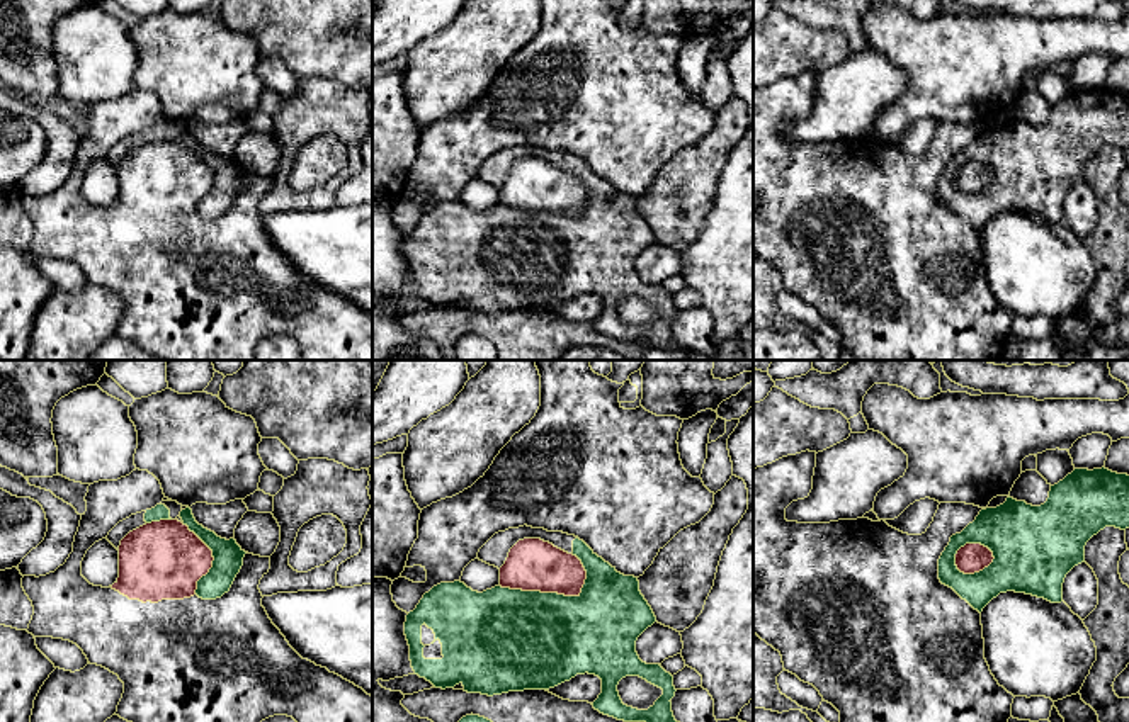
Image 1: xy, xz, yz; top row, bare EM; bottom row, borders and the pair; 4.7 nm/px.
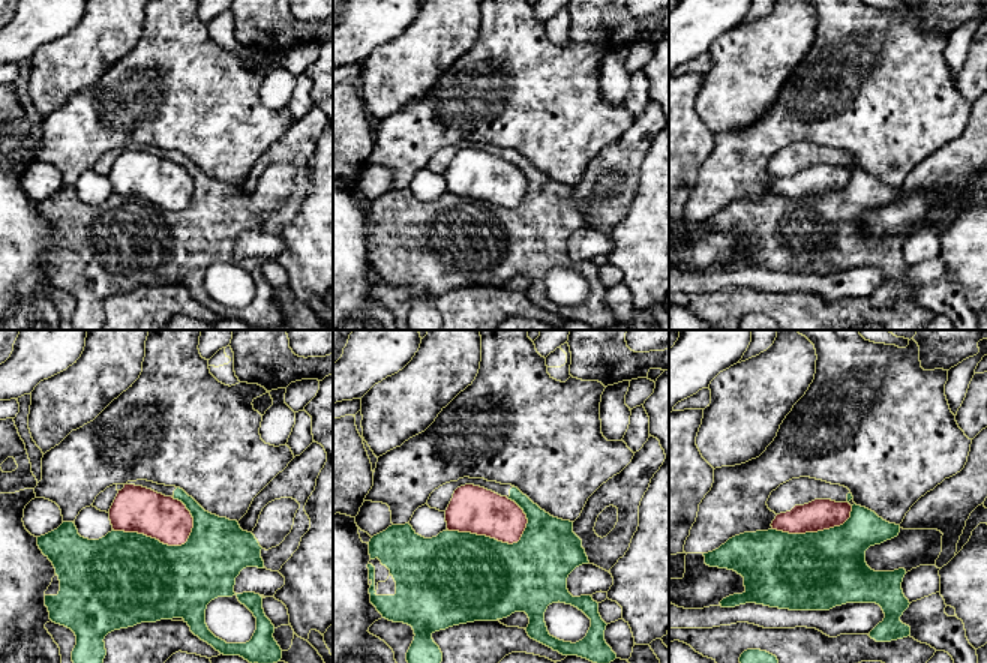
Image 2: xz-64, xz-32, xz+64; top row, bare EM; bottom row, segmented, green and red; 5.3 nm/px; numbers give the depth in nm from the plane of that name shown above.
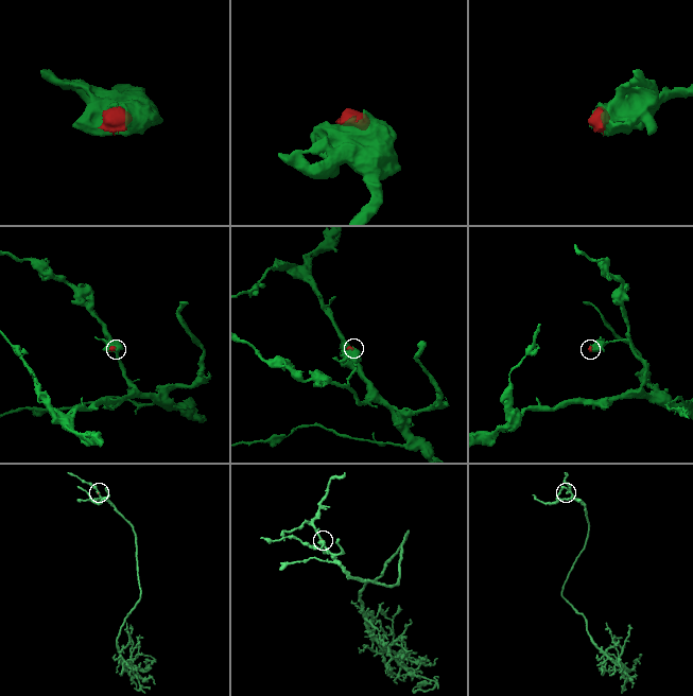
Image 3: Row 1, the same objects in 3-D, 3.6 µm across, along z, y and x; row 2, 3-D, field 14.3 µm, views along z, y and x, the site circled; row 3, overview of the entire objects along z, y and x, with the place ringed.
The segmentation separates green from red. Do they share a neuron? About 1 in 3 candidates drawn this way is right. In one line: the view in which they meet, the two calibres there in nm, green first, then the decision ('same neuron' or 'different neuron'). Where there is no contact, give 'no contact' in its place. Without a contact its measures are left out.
contact in xz; calibres 460 and 260 nm; different neuron

